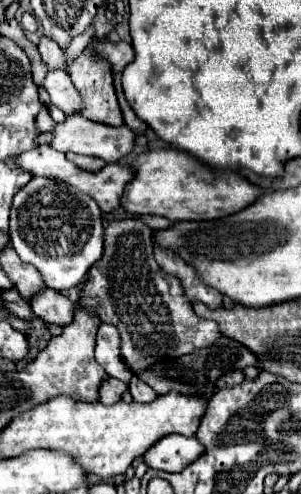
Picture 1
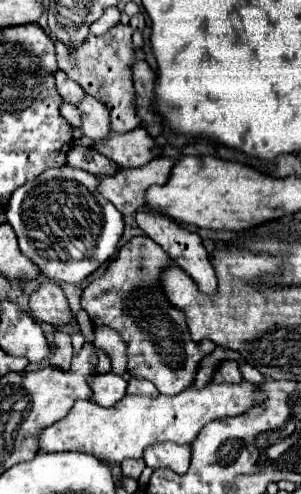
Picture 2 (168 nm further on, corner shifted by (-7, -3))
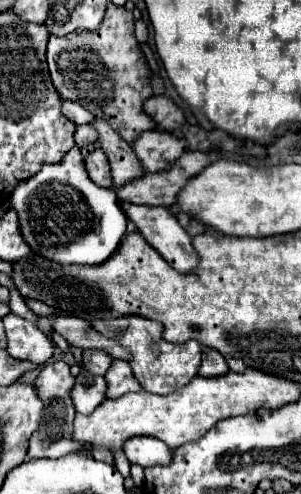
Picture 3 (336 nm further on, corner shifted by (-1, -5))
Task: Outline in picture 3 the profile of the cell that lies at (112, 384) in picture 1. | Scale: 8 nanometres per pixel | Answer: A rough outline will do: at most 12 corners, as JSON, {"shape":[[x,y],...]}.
{"shape":[[88,370],[70,392],[76,412],[90,414],[106,400],[106,382]]}

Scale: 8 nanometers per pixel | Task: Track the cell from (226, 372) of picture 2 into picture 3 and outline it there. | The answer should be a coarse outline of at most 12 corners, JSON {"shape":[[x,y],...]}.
{"shape":[[202,348],[200,376],[222,376],[228,372],[224,356],[214,348]]}

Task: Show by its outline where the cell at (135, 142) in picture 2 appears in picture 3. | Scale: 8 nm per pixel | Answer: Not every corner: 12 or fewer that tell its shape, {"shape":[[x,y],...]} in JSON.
{"shape":[[152,130],[132,148],[146,172],[170,170],[186,138]]}

